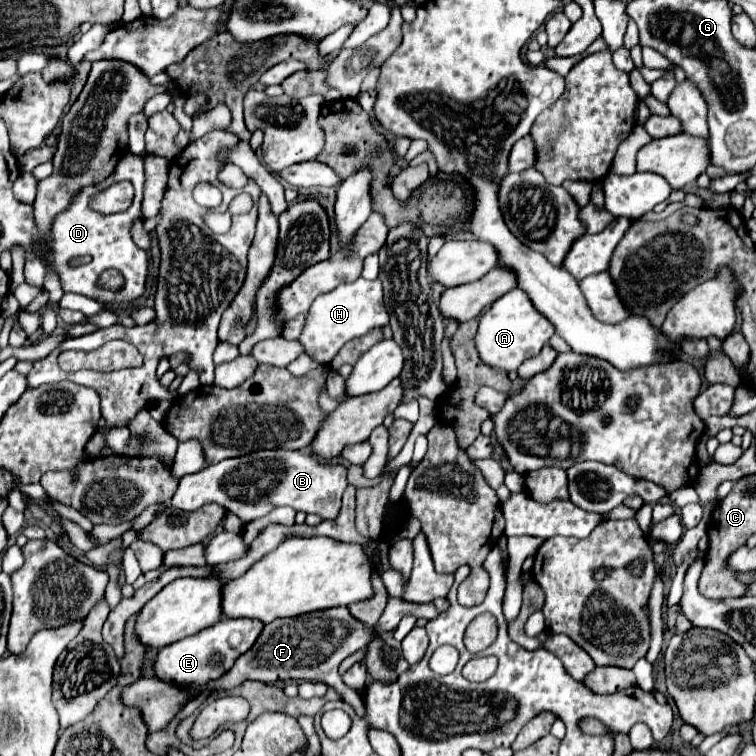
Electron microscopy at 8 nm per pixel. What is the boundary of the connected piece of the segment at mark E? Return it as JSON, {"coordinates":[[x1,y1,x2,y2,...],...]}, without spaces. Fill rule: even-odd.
{"coordinates":[[222,619,220,623,216,623,216,627,200,631,200,635,192,635,188,639,162,647,154,663,156,675,158,679,172,681,180,687,200,687,226,673,234,665,234,661,256,643,262,629,264,623,260,619]]}

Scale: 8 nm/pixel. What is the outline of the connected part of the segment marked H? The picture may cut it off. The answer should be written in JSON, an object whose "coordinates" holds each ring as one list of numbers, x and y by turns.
{"coordinates":[[358,277,352,283,342,283,330,293,320,295,308,313,308,323,300,335,300,343,304,345,304,351,320,365,328,365,332,357,338,353,338,349,366,333,370,333,374,327,388,325,388,311,384,305,384,293,382,293,382,281,374,279,368,281,364,277]]}

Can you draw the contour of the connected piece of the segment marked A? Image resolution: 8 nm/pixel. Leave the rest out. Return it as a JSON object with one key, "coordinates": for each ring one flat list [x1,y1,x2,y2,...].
{"coordinates":[[514,289,502,295,498,301,494,301,488,313,480,319,480,327,476,333,476,349,484,363,504,371,516,371,522,361,540,353,544,343,548,343,552,335,552,323,542,313,538,313,526,291]]}

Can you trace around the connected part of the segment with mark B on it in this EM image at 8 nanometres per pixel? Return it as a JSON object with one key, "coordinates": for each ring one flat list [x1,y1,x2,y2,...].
{"coordinates":[[254,451,184,475,172,497,172,507,196,511,204,505,218,503,246,523,282,505,304,513,316,513,322,519,336,519,344,487,348,485,346,471,348,469,340,463,320,463,316,455,308,451]]}

